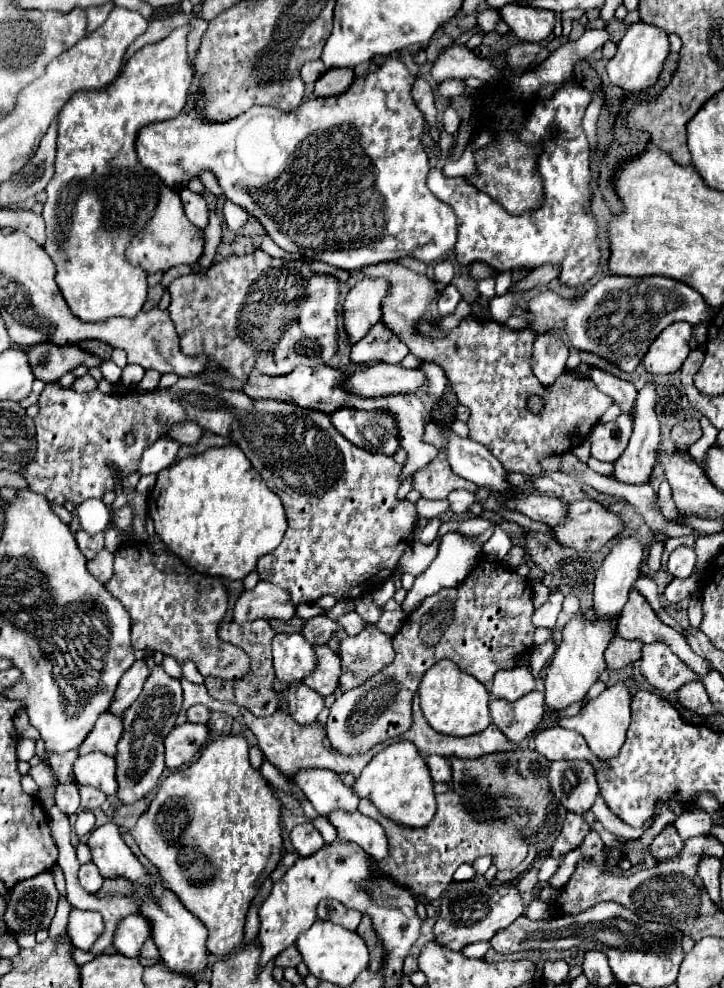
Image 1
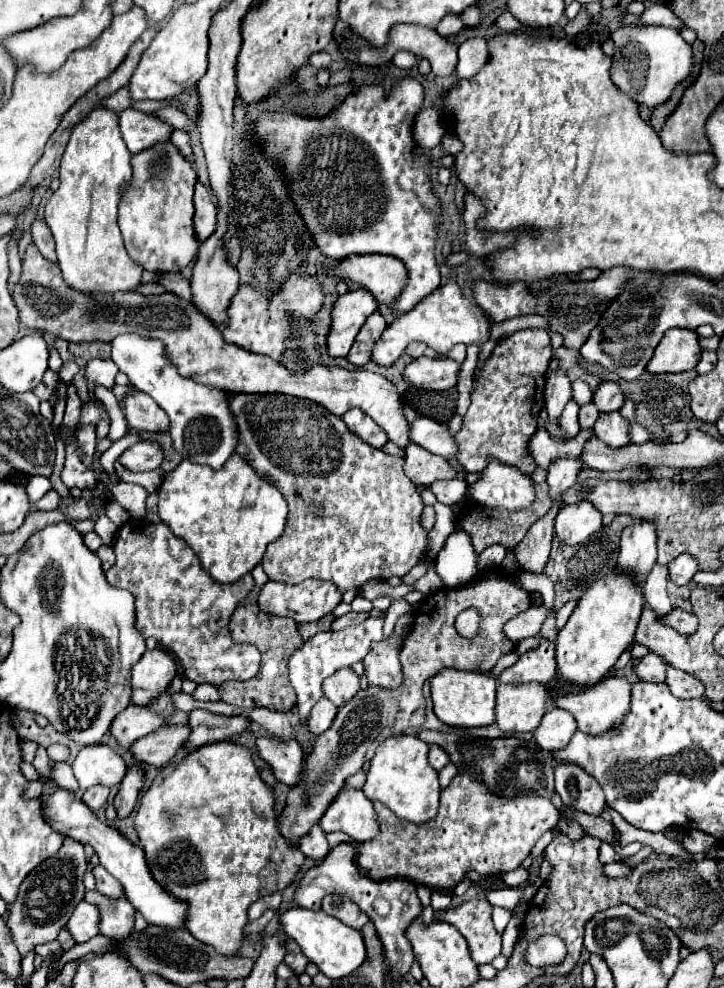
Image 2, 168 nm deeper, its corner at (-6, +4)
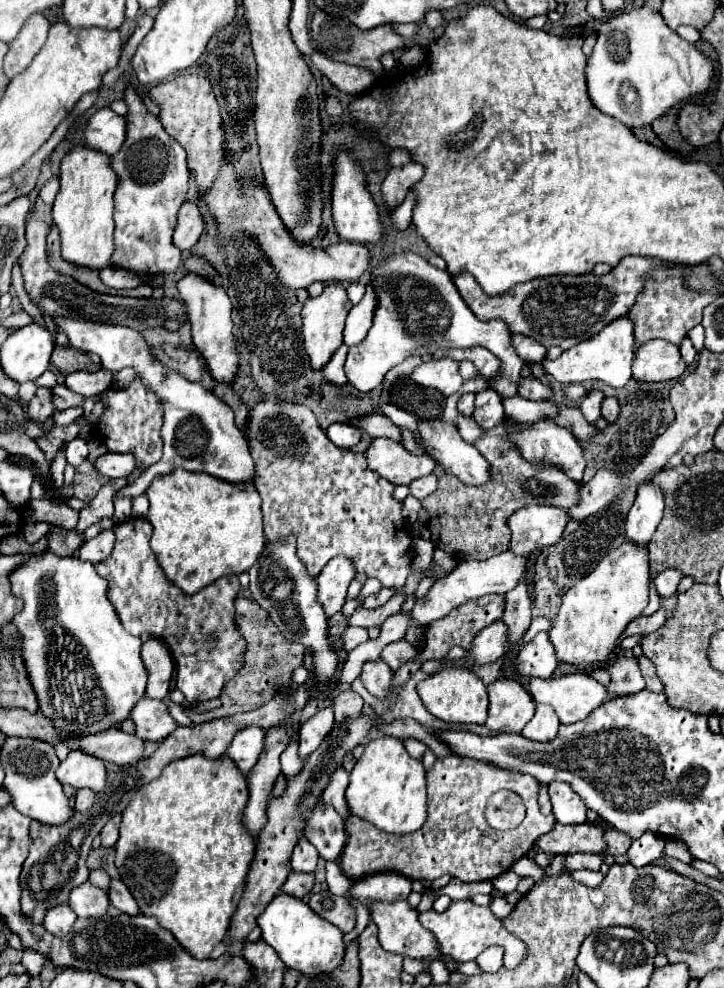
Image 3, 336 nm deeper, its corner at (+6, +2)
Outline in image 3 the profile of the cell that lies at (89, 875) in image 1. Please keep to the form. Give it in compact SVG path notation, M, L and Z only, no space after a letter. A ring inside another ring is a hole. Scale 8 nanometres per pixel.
M111 880L111 882L109 882L109 890L107 890L107 894L109 894L111 904L113 904L115 908L119 908L121 912L131 914L131 916L139 912L135 898L129 894L127 886L125 886L121 880Z

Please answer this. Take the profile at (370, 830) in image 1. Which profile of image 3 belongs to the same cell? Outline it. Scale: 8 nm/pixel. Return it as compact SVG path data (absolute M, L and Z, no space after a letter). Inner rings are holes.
M337 768L333 778L331 778L331 782L329 782L329 786L325 788L325 792L321 796L321 798L325 798L325 802L329 802L329 806L333 806L341 814L341 818L351 816L349 804L345 800L347 784L349 784L349 774L343 768Z

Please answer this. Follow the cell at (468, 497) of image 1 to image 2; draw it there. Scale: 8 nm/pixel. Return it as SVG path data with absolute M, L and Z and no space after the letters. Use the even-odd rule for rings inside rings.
M453 478L453 480L437 480L435 484L429 486L429 490L437 496L439 502L443 502L447 506L453 506L459 500L465 498L467 484L463 480L459 480L459 478Z

